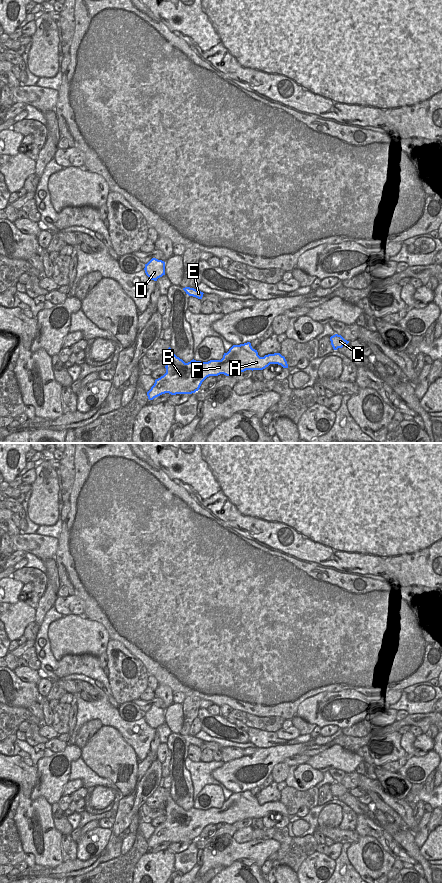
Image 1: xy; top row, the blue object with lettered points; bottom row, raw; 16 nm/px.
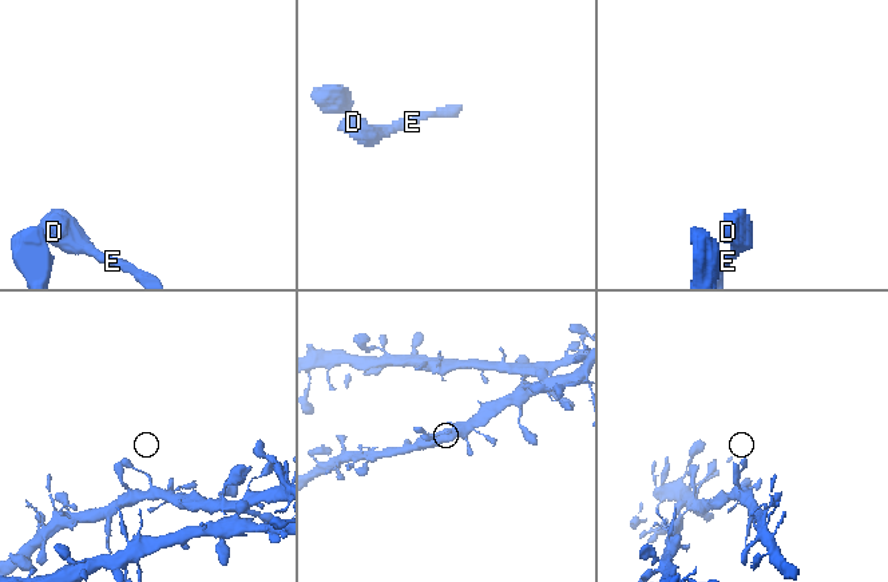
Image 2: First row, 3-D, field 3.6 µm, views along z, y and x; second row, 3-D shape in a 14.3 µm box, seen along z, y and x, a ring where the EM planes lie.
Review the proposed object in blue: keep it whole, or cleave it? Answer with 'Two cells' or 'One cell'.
One cell.

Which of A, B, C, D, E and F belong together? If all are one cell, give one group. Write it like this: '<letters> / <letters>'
A B C D E F

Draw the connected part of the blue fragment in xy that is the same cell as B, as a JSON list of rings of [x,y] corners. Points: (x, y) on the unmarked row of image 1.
[[[250,790],[233,793],[227,801],[224,801],[221,808],[210,808],[208,810],[196,809],[193,807],[190,810],[185,811],[182,807],[177,805],[169,795],[166,800],[165,811],[166,821],[156,827],[154,833],[147,840],[149,848],[153,848],[165,841],[171,843],[195,841],[199,838],[202,830],[209,824],[218,824],[220,822],[234,824],[246,818],[263,818],[270,812],[278,812],[283,816],[288,816],[285,805],[280,801],[268,802],[264,805],[260,805],[257,798],[252,796]]]

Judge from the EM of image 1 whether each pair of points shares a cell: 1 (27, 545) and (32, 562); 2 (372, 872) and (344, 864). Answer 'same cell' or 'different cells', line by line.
1: different cells
2: different cells

